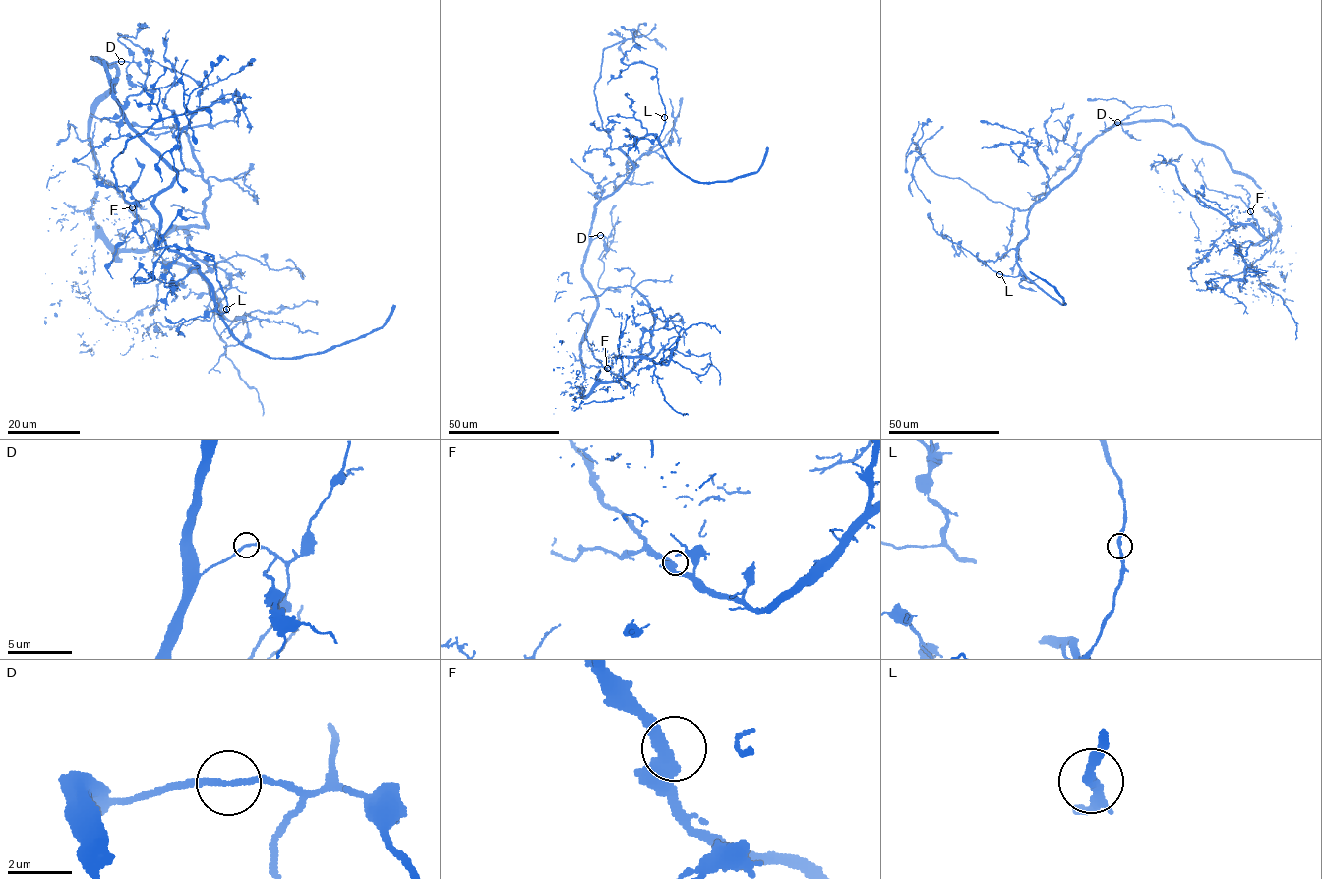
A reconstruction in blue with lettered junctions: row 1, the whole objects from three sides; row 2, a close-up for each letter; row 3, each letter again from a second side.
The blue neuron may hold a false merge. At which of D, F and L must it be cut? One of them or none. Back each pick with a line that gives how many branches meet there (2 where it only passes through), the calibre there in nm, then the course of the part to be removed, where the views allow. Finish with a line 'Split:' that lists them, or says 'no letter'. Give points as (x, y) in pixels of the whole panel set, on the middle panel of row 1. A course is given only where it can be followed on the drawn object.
Split: no letter

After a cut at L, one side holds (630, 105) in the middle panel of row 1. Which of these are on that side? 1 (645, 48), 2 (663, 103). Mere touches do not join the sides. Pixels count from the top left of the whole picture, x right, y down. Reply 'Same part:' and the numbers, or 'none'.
Same part: none

